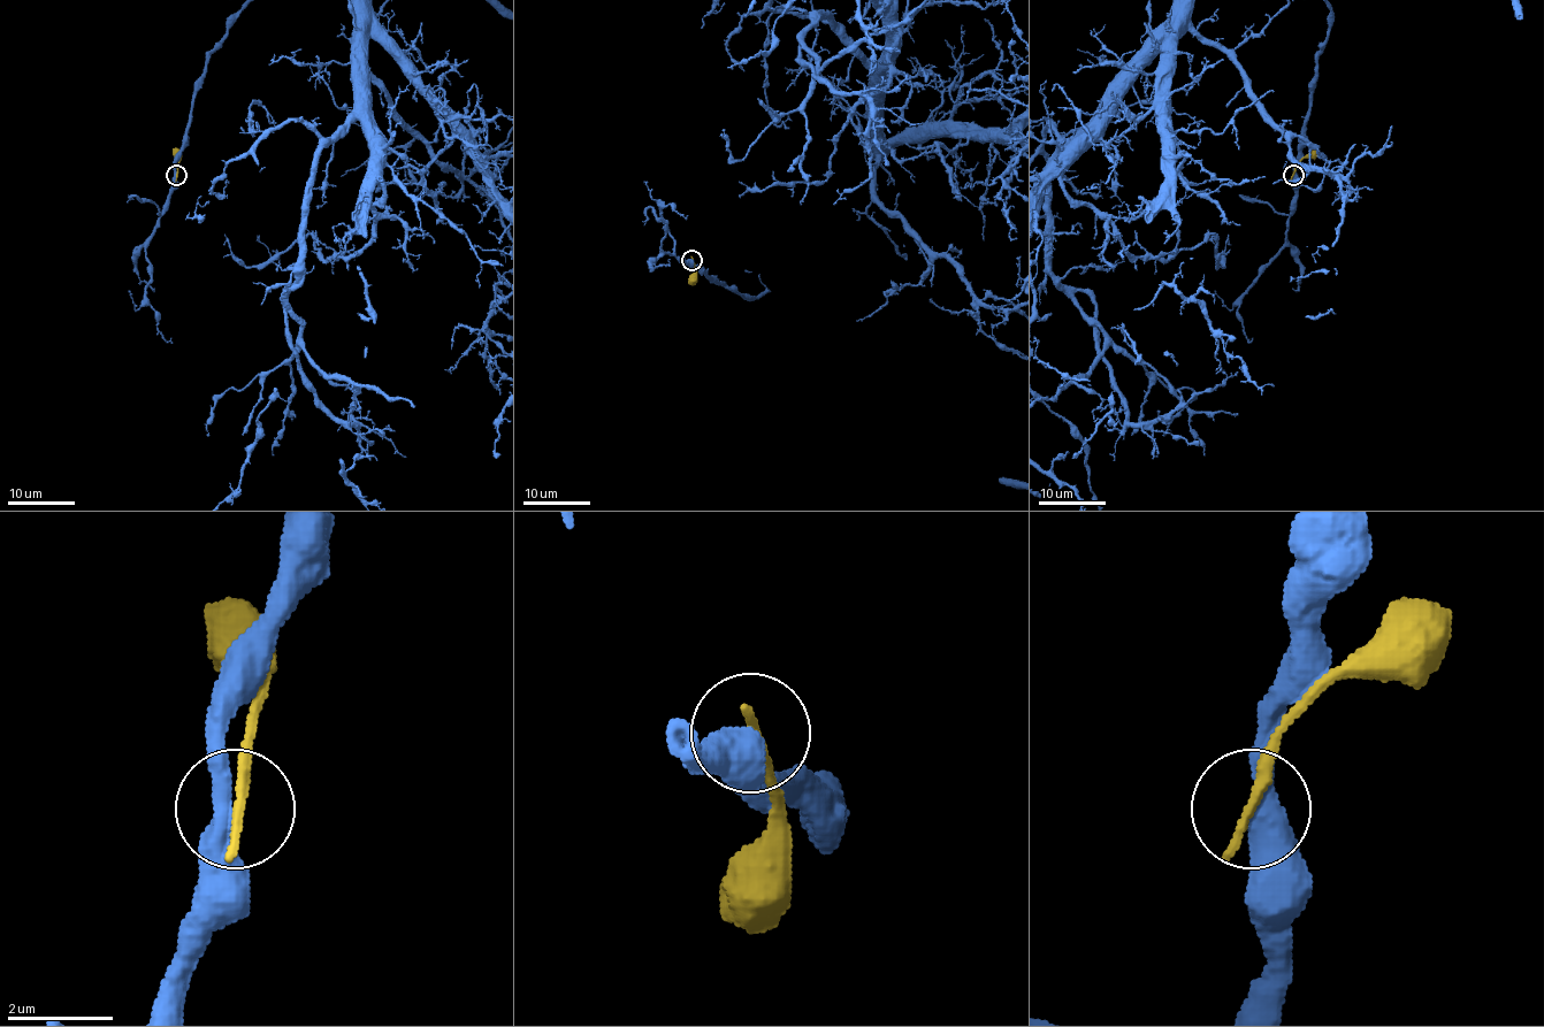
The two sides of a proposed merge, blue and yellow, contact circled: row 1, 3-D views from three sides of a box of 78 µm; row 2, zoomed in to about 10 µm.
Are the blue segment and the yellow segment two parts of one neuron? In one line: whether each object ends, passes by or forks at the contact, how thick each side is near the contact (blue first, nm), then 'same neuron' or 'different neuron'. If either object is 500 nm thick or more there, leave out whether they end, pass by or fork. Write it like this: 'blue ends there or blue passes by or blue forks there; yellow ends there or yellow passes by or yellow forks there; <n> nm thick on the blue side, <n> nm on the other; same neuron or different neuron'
blue passes by; yellow ends there; 440 nm thick on the blue side, 240 nm on the other; different neuron

